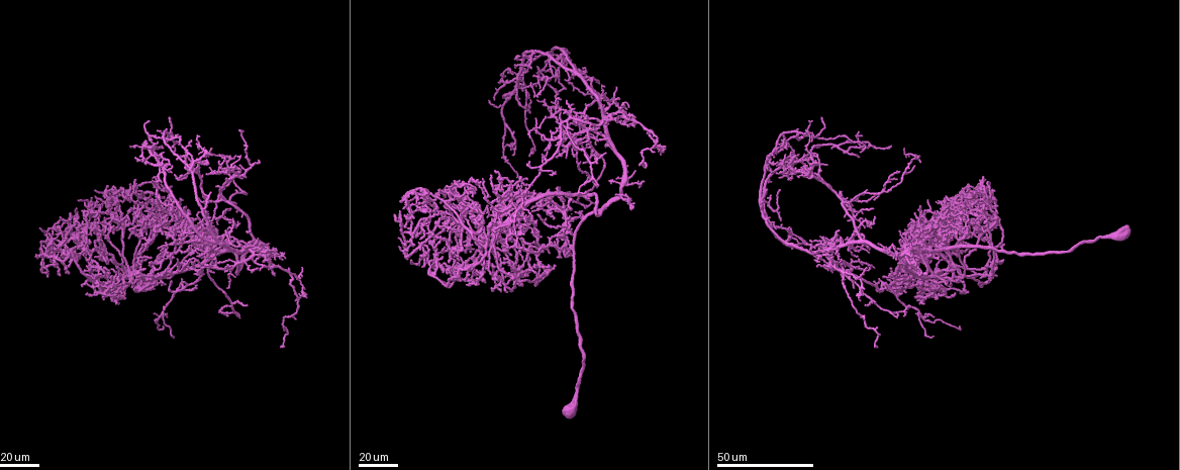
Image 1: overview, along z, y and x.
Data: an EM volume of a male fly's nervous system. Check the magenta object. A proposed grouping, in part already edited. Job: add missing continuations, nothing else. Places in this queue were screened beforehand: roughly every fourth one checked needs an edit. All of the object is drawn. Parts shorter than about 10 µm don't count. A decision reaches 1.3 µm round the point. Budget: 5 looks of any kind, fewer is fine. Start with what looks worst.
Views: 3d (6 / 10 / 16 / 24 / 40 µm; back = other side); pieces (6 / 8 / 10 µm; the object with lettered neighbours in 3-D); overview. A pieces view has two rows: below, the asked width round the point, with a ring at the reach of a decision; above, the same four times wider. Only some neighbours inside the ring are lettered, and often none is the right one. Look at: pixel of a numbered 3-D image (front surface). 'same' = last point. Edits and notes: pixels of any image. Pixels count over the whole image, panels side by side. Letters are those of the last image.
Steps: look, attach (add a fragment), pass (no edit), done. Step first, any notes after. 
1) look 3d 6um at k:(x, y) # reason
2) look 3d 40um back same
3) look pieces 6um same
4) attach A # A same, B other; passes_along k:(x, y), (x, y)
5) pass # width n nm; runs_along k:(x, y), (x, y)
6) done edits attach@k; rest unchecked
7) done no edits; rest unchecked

look 3d 24um at 1:(959, 203) # long arm stops here

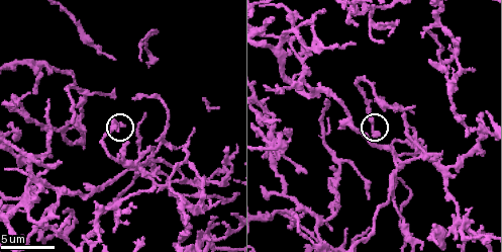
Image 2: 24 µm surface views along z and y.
look pieces 6um at 2:(124, 126) # see the neighbours

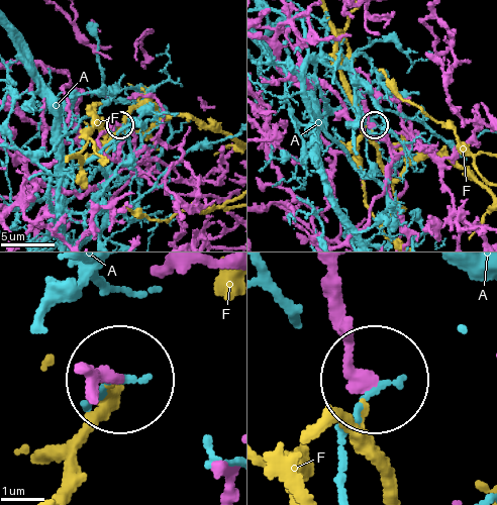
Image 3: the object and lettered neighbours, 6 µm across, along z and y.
pass # A other, F other; runs_along 3:(331, 271), (346, 346), (372, 376); none of them fits

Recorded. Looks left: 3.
look 3d 40um at 1:(423, 266) # branch stops here

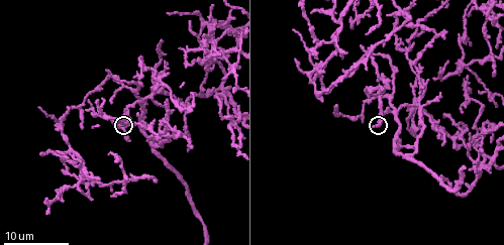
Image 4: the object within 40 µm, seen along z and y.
look pieces 6um at 4:(374, 124) # what lies round it

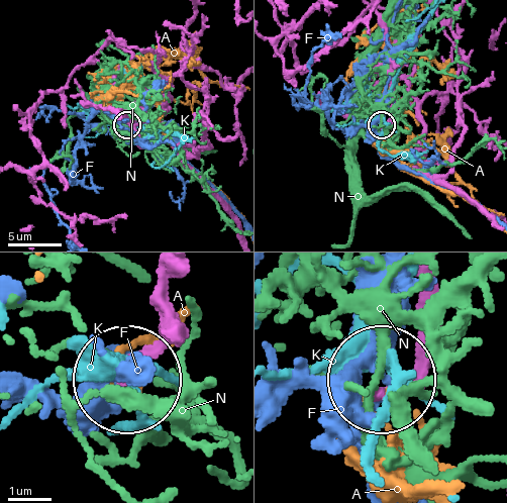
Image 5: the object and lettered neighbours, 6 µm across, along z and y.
pass # A other, F other, K other, N other; none of them fits

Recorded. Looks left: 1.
done no edits; rest unchecked

